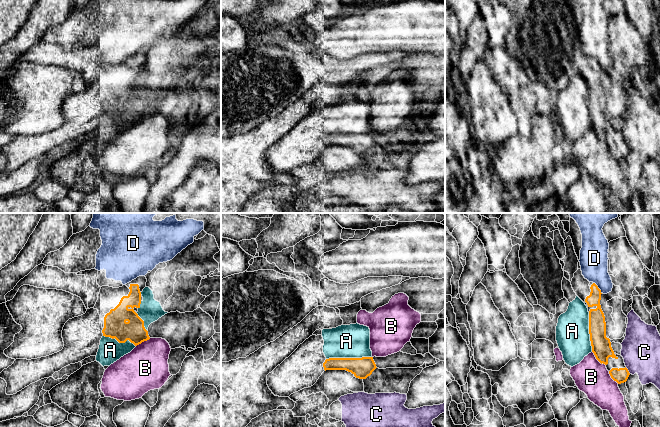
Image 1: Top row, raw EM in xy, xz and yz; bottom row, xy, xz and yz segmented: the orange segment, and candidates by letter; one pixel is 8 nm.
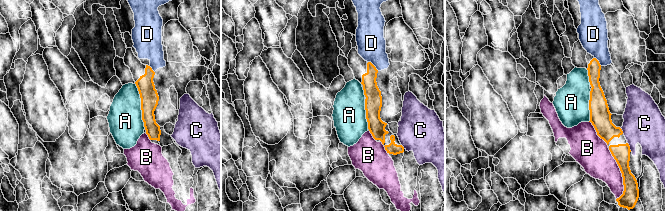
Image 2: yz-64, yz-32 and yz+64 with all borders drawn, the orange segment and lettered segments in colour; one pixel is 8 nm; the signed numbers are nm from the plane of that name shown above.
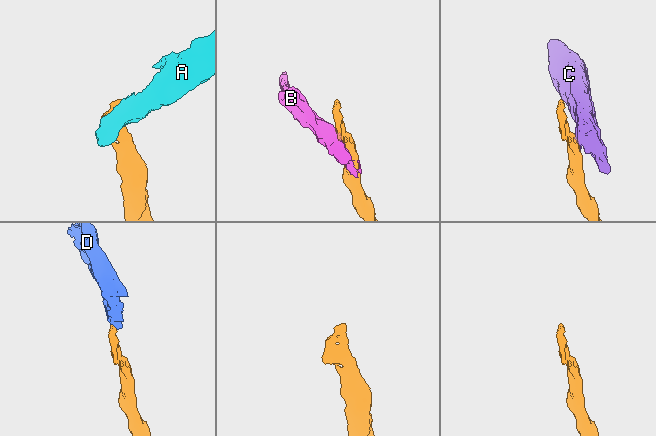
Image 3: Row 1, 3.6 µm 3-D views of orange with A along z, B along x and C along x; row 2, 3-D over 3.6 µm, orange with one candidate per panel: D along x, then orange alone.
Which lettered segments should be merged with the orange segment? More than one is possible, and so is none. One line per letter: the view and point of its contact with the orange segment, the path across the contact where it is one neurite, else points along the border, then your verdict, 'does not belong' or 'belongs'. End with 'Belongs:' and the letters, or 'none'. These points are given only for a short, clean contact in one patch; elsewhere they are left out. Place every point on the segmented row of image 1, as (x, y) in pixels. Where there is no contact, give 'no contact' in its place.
A: contact xz (348, 358); does not belong
B: contact xy (143, 341); does not belong
C: contact yz (627, 370); border yz (625, 367), (630, 373); does not belong
D: contact yz (598, 288); border yz (593, 282), (601, 293); does not belong
Belongs: none

